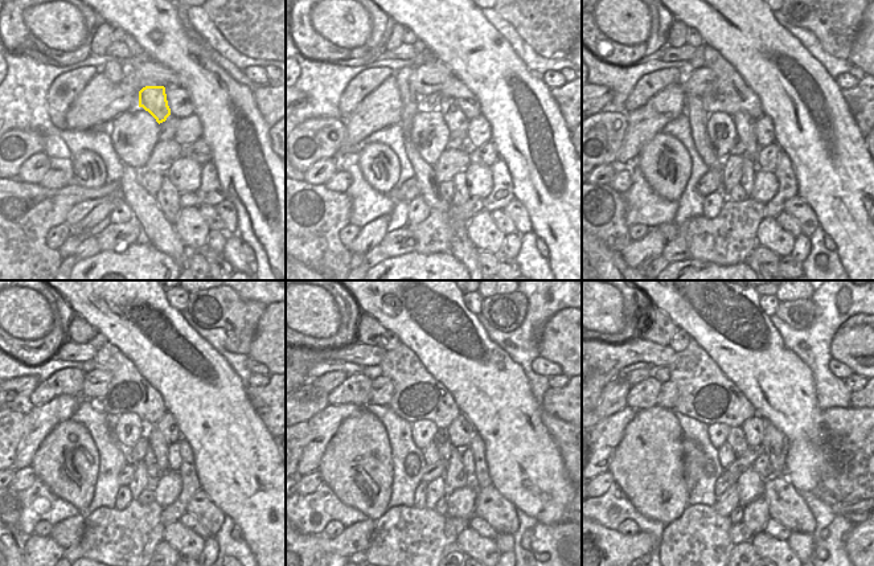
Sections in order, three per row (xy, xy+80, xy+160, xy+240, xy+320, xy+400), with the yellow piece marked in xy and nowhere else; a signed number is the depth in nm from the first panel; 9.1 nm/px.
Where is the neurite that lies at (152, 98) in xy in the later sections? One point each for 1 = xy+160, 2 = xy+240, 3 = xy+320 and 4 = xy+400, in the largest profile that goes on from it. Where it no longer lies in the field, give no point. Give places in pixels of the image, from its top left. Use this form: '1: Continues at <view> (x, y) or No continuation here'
1: Continues at xy+160 (745, 124)
2: Continues at xy+240 (156, 441)
3: Continues at xy+320 (455, 475)
4: Continues at xy+400 (750, 485).

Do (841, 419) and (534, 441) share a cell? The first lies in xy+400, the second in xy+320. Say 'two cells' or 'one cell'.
two cells

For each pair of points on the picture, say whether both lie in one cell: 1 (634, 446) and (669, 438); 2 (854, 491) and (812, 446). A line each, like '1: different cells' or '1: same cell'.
1: same cell
2: different cells

